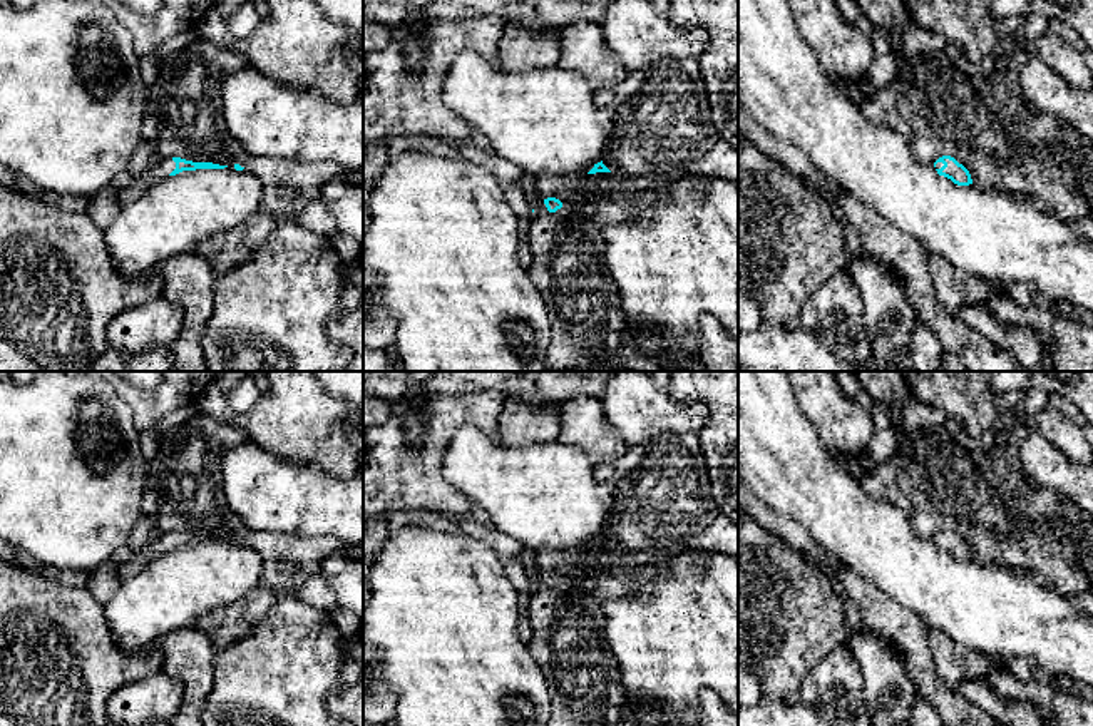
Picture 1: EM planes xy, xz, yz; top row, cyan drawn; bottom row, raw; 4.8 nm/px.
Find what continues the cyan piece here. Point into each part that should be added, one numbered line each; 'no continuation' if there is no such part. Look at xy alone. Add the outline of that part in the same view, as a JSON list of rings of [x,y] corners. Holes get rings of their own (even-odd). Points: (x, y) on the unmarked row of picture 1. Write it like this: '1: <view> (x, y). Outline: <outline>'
1: xy (179, 587). Outline: [[[234,540],[167,550],[124,580],[102,606],[122,651],[141,652],[169,632],[239,602],[259,585],[263,557]]]

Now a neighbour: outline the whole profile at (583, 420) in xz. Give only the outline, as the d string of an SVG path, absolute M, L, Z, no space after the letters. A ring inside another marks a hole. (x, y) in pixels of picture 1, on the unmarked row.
M574 396L561 406L559 442L582 448L593 465L614 462L628 452L628 445L608 420L599 398Z

